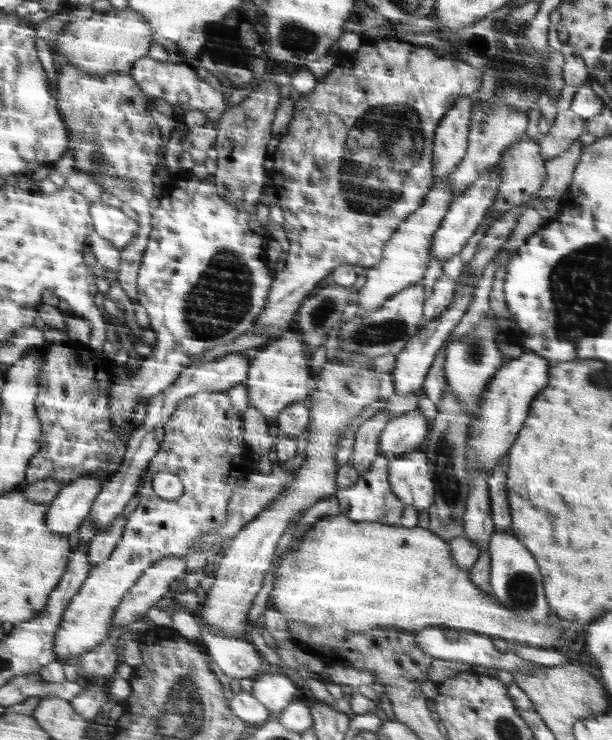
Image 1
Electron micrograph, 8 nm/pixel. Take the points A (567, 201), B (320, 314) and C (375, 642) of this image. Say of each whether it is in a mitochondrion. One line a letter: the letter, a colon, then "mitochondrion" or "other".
A: other
B: mitochondrion
C: other

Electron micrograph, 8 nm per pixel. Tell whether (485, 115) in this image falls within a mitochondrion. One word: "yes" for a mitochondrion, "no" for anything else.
yes

